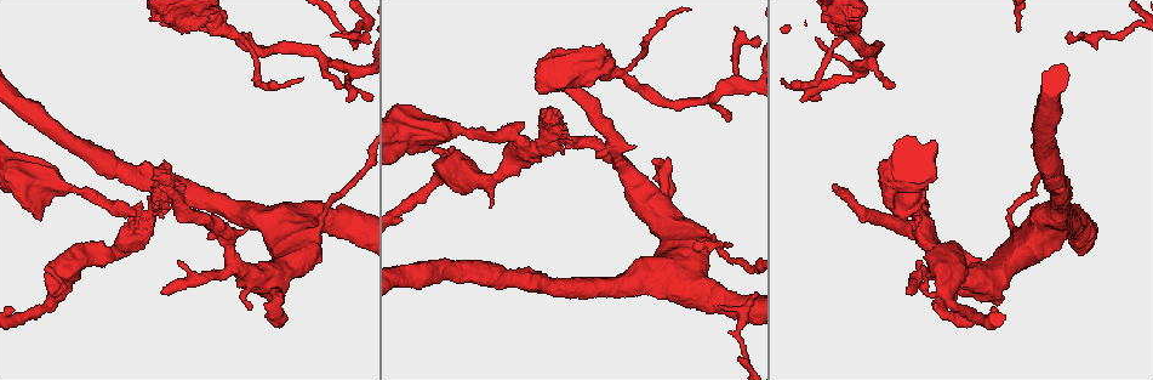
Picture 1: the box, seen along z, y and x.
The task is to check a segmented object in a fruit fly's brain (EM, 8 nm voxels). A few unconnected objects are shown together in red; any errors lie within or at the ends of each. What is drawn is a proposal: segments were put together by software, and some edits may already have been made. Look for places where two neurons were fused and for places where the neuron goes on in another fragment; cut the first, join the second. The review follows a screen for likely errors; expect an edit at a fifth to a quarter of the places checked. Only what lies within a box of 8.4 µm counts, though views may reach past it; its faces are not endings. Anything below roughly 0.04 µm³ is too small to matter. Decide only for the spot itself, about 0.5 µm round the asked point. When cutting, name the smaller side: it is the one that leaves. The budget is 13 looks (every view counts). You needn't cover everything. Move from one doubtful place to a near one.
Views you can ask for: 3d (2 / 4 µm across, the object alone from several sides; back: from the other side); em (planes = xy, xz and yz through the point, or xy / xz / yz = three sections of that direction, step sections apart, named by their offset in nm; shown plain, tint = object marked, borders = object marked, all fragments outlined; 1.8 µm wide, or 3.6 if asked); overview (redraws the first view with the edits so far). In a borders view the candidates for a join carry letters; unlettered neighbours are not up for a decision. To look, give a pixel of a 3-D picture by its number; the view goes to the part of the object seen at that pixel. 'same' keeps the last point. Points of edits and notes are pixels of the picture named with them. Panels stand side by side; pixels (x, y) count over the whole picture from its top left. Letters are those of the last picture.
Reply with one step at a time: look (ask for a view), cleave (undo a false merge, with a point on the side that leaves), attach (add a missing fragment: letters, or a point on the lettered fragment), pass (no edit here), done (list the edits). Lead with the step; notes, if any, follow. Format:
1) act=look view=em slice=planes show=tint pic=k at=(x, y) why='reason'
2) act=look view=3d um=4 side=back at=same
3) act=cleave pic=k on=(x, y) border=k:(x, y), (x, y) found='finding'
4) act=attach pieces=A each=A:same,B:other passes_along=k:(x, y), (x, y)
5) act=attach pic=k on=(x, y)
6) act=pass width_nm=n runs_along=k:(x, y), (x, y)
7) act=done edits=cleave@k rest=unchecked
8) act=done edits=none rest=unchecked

act=look view=3d um=2 pic=1 at=(671, 197) why='branch stops here'

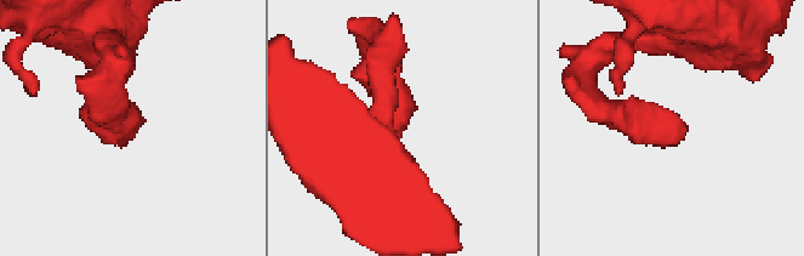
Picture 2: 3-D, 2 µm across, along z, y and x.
act=look view=em slice=planes show=borders pic=2 at=(124, 144) why='need the tissue'

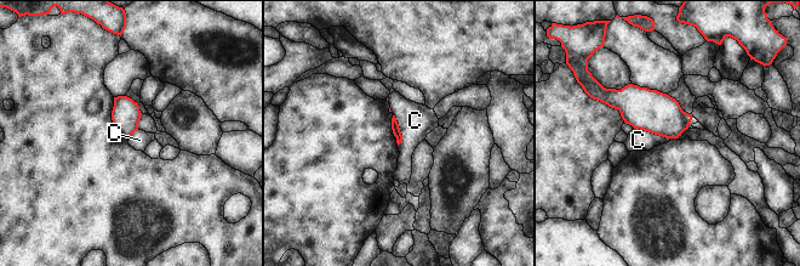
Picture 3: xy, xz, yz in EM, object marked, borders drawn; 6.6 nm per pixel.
act=pass each=C:other border=3:(634, 128), (669, 139) found='none of them fits'

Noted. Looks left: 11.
act=look view=3d um=4 pic=1 at=(906, 293) why='free end'

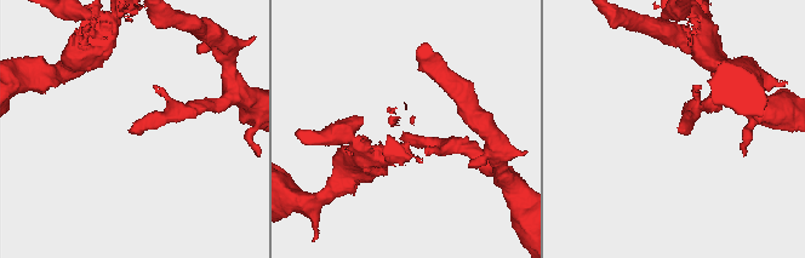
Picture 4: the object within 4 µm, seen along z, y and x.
act=look view=em slice=xz step=8 show=tint pic=4 at=(404, 132)

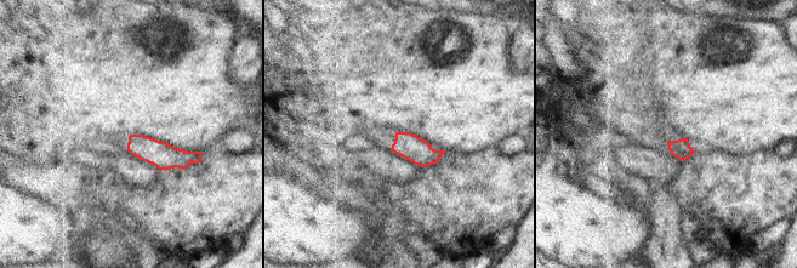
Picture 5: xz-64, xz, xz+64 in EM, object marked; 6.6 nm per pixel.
act=look view=em slice=planes show=borders at=same why='another direction'

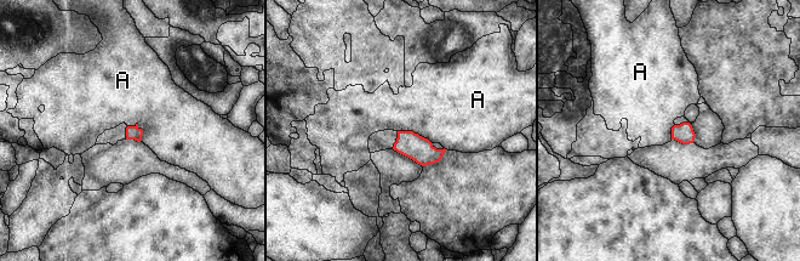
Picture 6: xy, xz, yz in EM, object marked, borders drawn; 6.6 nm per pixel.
act=pass each=A:other found='none of them fits'

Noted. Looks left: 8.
act=look view=em slice=planes show=borders pic=1 at=(562, 150)

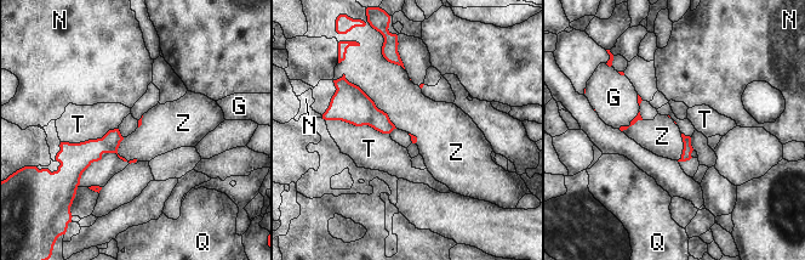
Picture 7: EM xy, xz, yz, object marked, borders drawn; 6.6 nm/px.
act=pass each=G:other,N:other,Q:other,T:other,Z:other found='no lettered fragment goes on from it'

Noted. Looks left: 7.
act=look view=3d um=2 pic=1 at=(832, 186)

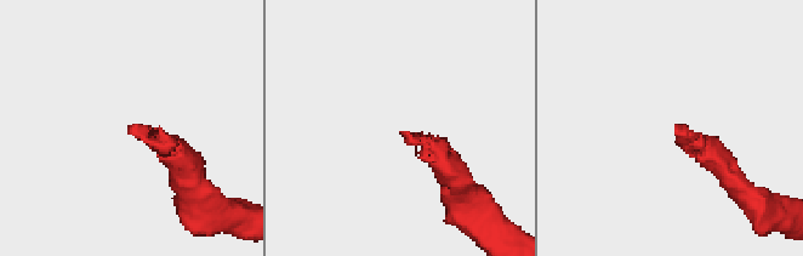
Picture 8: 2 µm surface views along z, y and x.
act=look view=em slice=planes show=borders pic=8 at=(402, 136) why='shape alone is not enough'

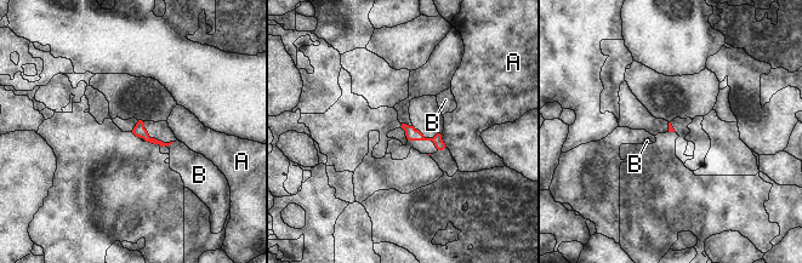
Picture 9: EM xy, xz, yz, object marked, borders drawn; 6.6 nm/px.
act=pass each=A:other,B:other border=9:(174, 142), (168, 147) found='no lettered fragment goes on from it'

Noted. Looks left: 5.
act=look view=em slice=planes show=borders pic=1 at=(418, 152) why='thick end'

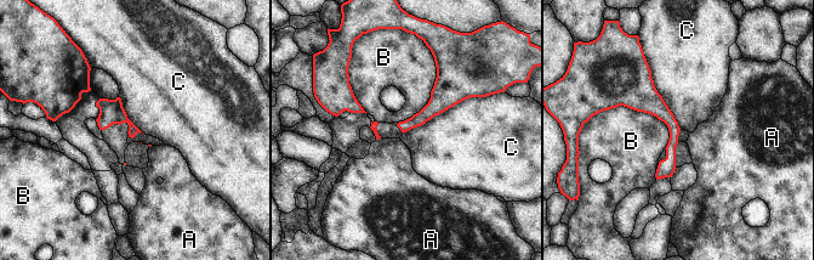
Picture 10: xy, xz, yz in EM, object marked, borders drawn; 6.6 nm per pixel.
act=pass each=A:other,B:other,C:other border=10:(484, 96), (470, 96), (405, 133) found='none of them fits'

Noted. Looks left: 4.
act=look view=em slice=planes show=plain pic=1 at=(893, 86) why='an open end'

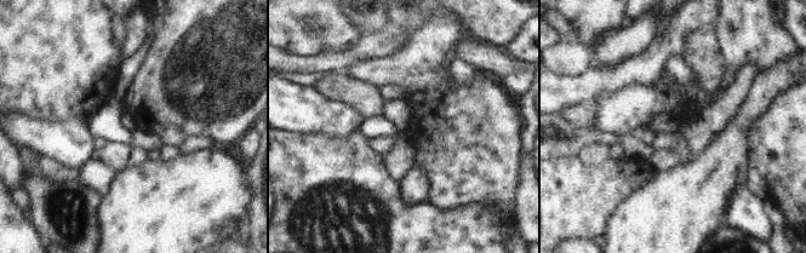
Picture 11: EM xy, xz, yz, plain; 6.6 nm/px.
act=look view=em slice=planes show=borders at=same why='what lies round it'

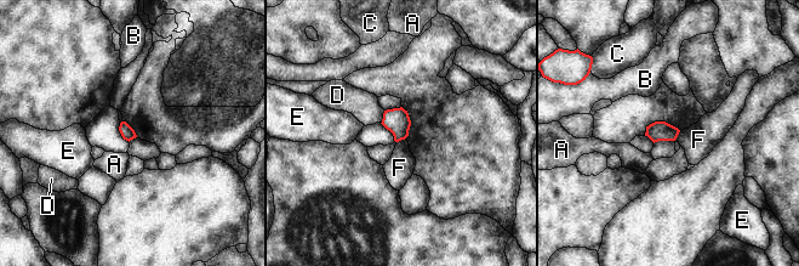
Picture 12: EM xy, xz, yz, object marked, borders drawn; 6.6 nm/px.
act=pass each=A:other,B:other,C:other,D:other,E:other,F:other border=12:(405, 137), (397, 142) found='no lettered fragment goes on from it'

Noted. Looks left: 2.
act=done edits=none rest=unchecked

